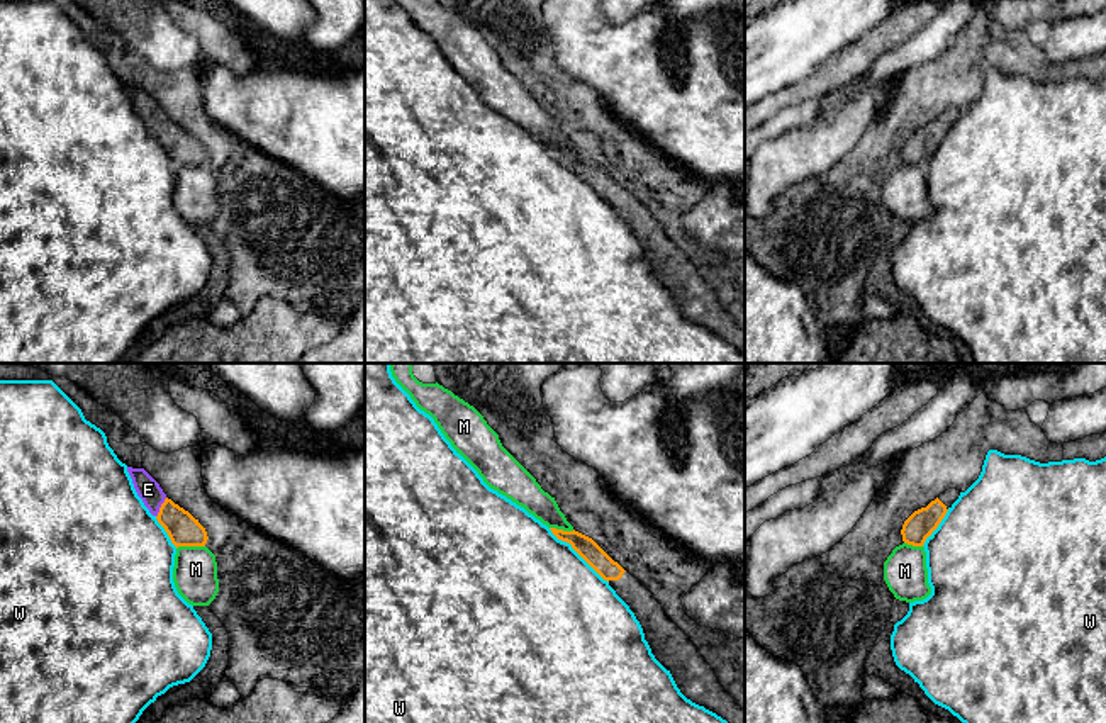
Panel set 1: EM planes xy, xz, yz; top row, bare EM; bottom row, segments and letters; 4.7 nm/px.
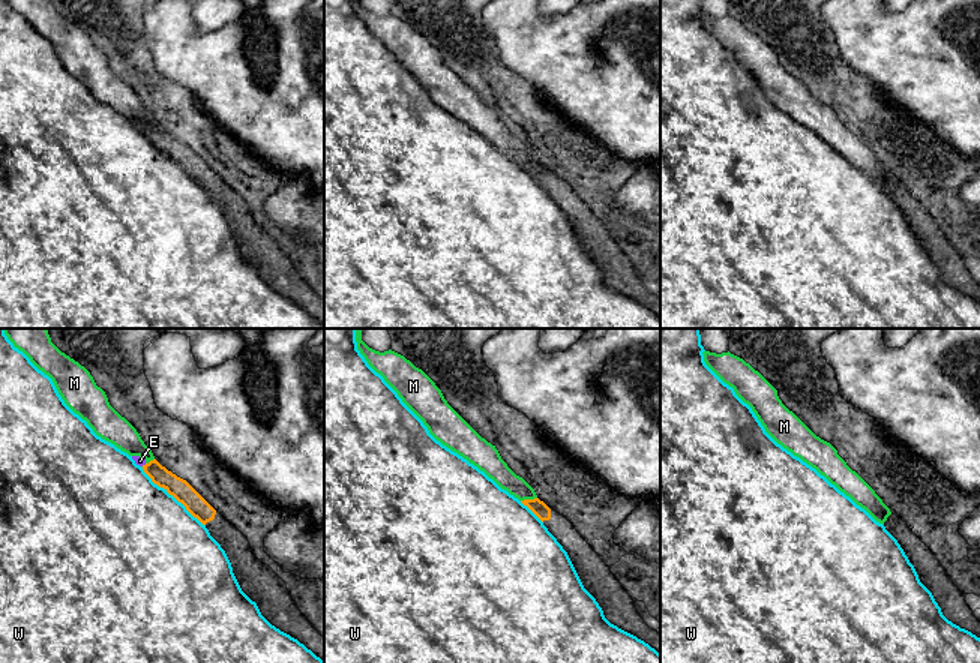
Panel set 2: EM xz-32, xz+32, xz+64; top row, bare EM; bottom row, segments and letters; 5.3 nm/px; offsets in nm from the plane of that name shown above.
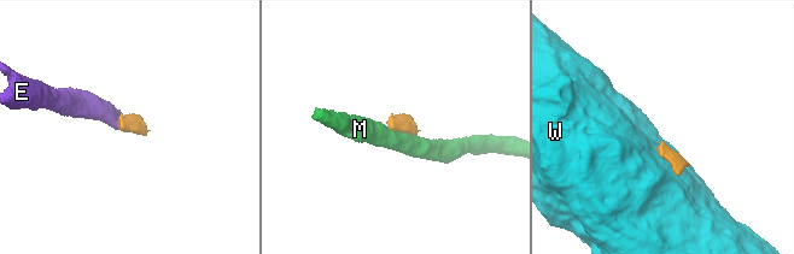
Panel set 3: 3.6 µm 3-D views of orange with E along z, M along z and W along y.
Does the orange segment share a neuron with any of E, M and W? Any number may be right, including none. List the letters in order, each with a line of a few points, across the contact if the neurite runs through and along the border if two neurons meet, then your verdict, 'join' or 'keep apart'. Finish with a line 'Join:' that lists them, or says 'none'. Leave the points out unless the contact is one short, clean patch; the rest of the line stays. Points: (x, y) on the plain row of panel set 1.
E: xy (184, 150), (160, 128), (148, 109) | join
M: xy (204, 165), (180, 165), (177, 168) | keep apart
W: keep apart
Join: E

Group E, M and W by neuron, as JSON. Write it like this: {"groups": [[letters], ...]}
{"groups": [["E"], ["M"], ["W"]]}

